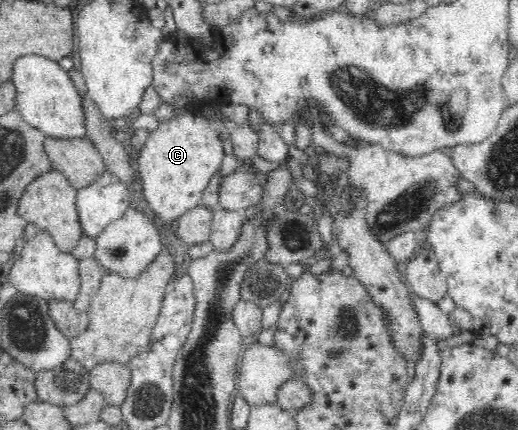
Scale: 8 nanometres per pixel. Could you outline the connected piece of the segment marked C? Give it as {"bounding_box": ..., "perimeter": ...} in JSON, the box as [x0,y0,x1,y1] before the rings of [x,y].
{"bounding_box":[137,112,226,223],"perimeter":[[[183,112],[159,124],[143,145],[137,159],[149,207],[159,223],[170,223],[200,206],[203,192],[208,188],[211,178],[220,171],[226,155],[213,121]]]}

